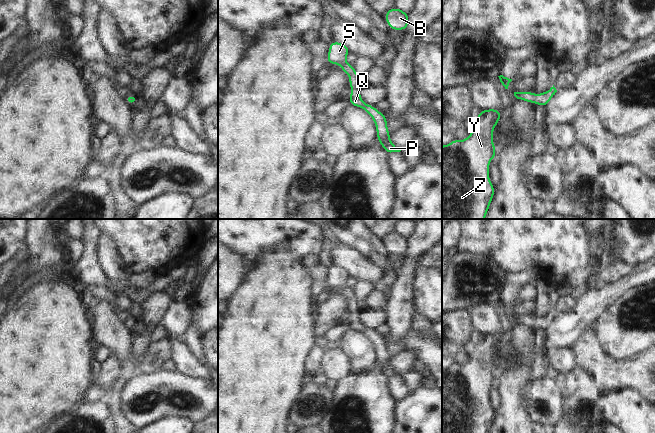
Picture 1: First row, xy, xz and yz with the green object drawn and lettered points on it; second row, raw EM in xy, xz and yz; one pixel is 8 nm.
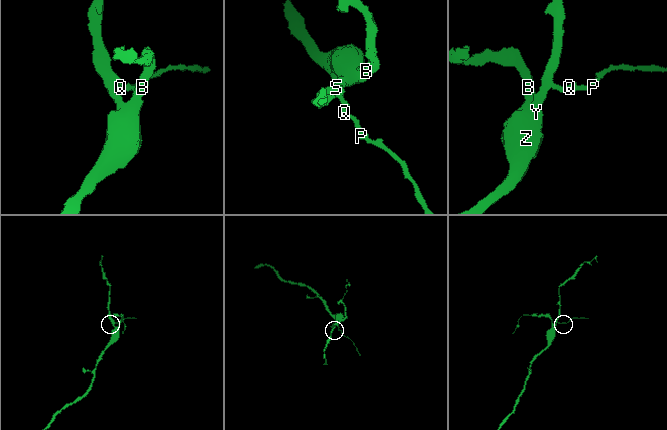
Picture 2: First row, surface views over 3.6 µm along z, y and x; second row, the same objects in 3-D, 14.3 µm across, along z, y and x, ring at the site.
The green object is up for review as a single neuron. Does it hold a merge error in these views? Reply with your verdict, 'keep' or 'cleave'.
keep

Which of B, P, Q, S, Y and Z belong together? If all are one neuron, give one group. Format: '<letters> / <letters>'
B P Q S Y Z

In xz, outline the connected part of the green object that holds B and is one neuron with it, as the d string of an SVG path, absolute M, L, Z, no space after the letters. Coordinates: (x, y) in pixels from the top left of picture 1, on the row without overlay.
M395 231L388 234L384 241L391 254L406 254L409 248L409 238Z

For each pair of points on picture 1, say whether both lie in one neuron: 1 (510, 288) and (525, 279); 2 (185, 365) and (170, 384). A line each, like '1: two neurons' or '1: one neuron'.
1: one neuron
2: two neurons

